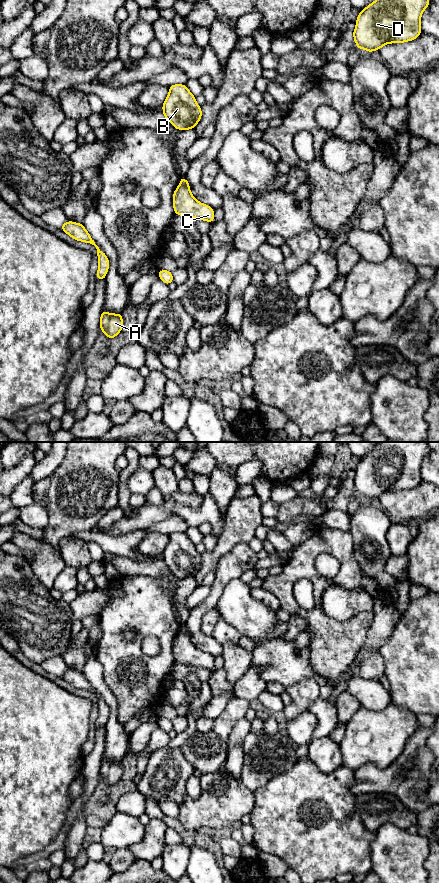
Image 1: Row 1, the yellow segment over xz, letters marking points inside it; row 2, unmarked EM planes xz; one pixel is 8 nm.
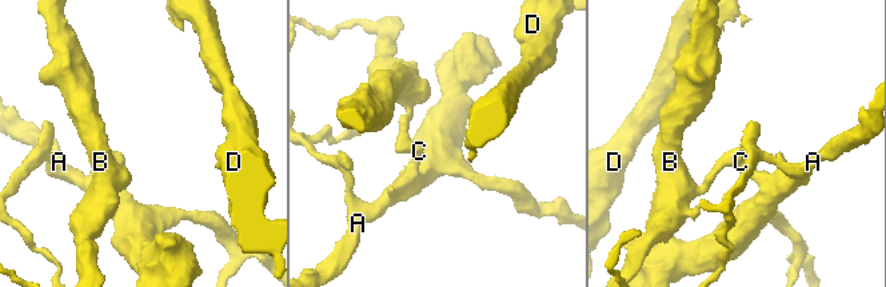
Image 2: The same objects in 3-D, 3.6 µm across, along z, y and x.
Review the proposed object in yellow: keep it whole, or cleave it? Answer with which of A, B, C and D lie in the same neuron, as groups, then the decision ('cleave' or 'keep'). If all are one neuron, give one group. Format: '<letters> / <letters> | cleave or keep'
A C / B D | cleave

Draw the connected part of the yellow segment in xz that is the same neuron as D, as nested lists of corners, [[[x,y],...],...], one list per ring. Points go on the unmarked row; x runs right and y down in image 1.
[[[379,442],[357,465],[353,479],[357,496],[371,501],[381,497],[385,492],[415,488],[422,481],[421,464],[430,451],[426,442]]]

